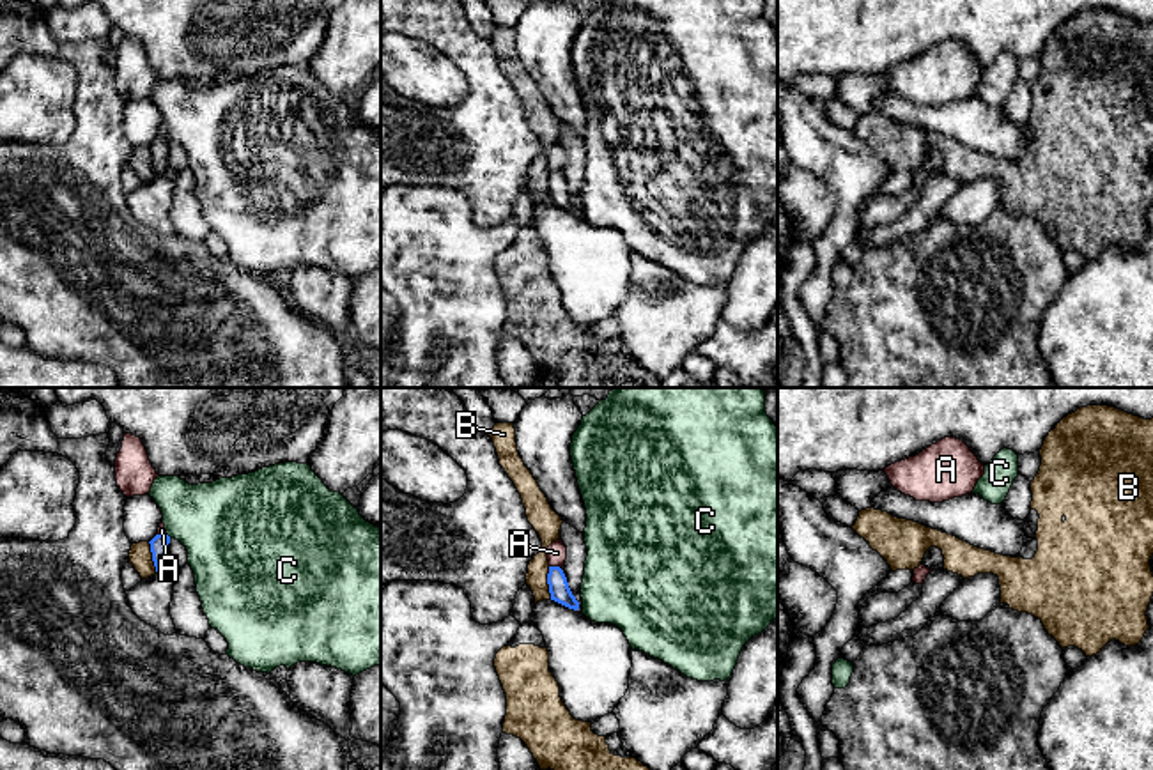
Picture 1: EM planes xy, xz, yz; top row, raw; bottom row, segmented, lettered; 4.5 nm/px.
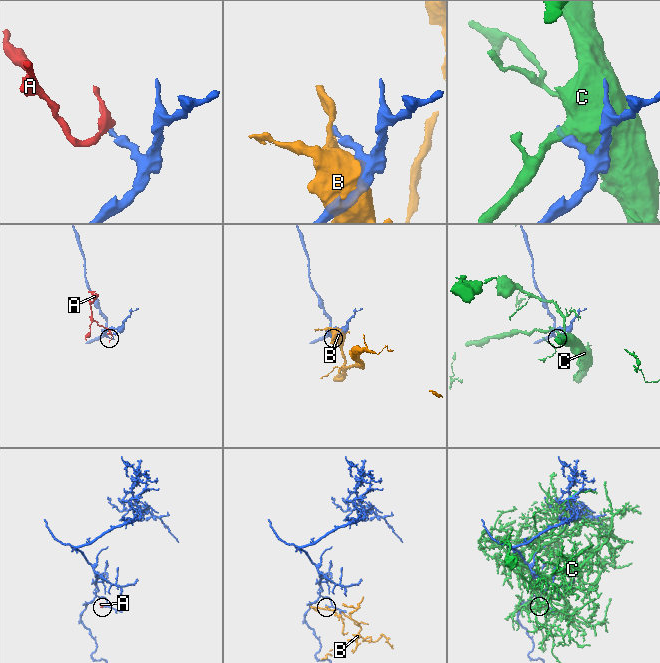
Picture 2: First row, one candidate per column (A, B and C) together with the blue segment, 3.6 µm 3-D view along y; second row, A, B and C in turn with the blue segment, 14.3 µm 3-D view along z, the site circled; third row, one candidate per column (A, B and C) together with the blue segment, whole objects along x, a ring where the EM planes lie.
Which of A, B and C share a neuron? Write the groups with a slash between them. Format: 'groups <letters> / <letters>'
groups A / B / C

